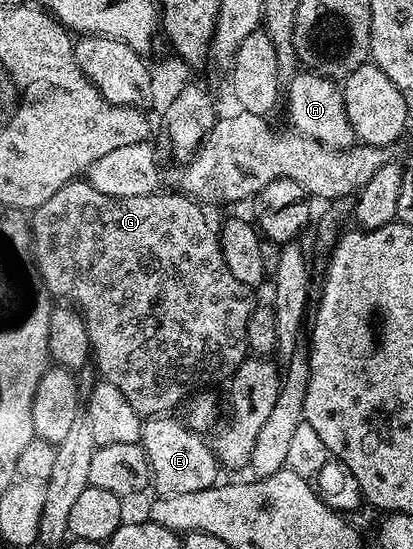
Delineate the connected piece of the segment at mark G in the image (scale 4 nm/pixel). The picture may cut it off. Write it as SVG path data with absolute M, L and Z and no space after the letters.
M80 178L61 186L61 190L57 190L57 194L49 198L49 202L41 202L41 206L34 209L29 220L33 235L33 264L34 267L35 264L39 267L39 272L47 283L46 291L52 297L60 296L63 299L60 301L77 306L78 311L83 313L91 339L93 364L99 367L98 375L106 383L117 386L117 390L125 394L129 406L133 406L133 410L137 410L144 418L158 418L164 414L174 413L174 408L179 403L180 407L188 398L204 390L214 389L216 387L214 384L226 385L241 366L241 362L248 359L247 327L249 318L257 306L256 293L241 282L237 282L229 266L225 266L216 225L213 226L207 221L207 216L203 213L204 205L198 200L191 199L182 191L163 191L156 190L149 196L117 198L109 194L101 194L101 190L88 184L86 179Z

